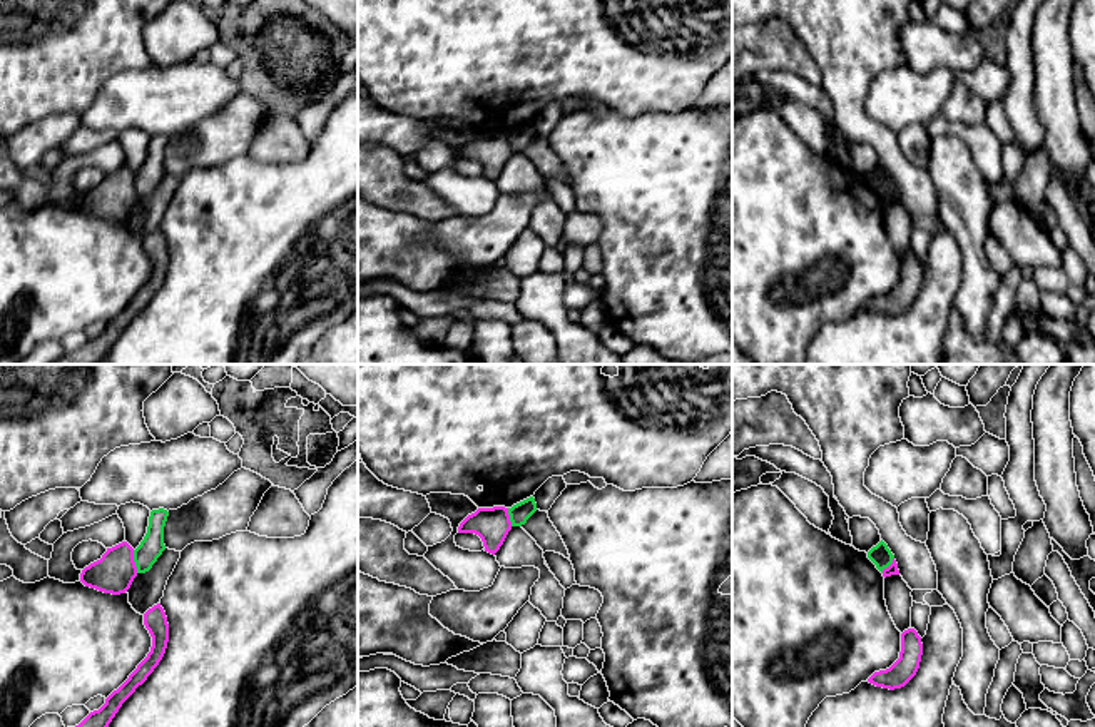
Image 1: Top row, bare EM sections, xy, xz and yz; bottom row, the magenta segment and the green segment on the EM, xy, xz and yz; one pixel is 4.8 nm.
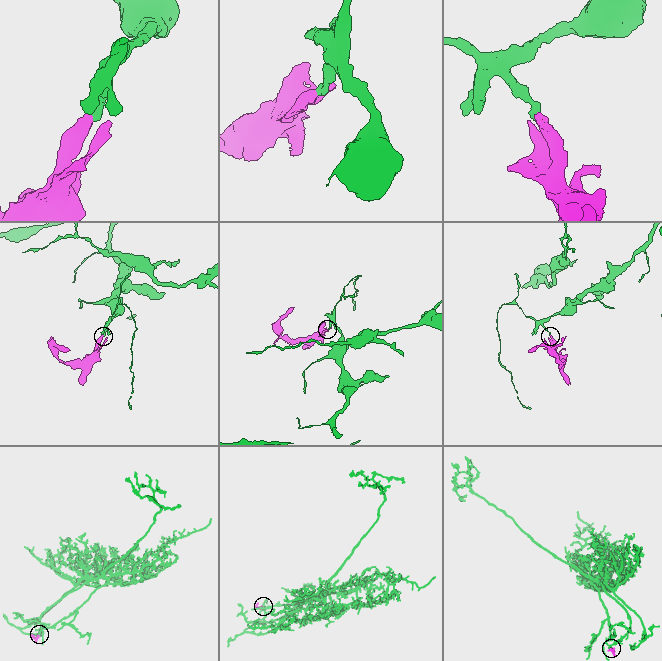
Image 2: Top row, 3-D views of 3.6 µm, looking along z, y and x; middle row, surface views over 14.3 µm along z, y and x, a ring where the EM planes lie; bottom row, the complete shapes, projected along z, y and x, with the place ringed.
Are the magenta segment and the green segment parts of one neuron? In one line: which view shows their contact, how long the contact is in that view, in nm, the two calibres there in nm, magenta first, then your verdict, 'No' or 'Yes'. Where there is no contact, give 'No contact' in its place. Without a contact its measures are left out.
Touches magenta in xy. Shared border 110 nm. Thickness 190 nm (magenta) against 110 nm. No

